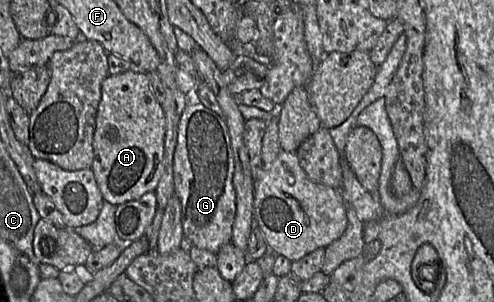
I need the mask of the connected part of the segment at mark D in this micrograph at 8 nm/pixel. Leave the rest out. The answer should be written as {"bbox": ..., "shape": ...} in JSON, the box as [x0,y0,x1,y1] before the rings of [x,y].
{"bbox":[253,151,346,262],"shape":[[[280,151],[269,165],[262,165],[255,177],[253,199],[254,222],[266,239],[269,250],[295,262],[318,248],[326,248],[338,240],[346,230],[346,201],[341,189],[312,182],[299,164],[295,152]]]}

